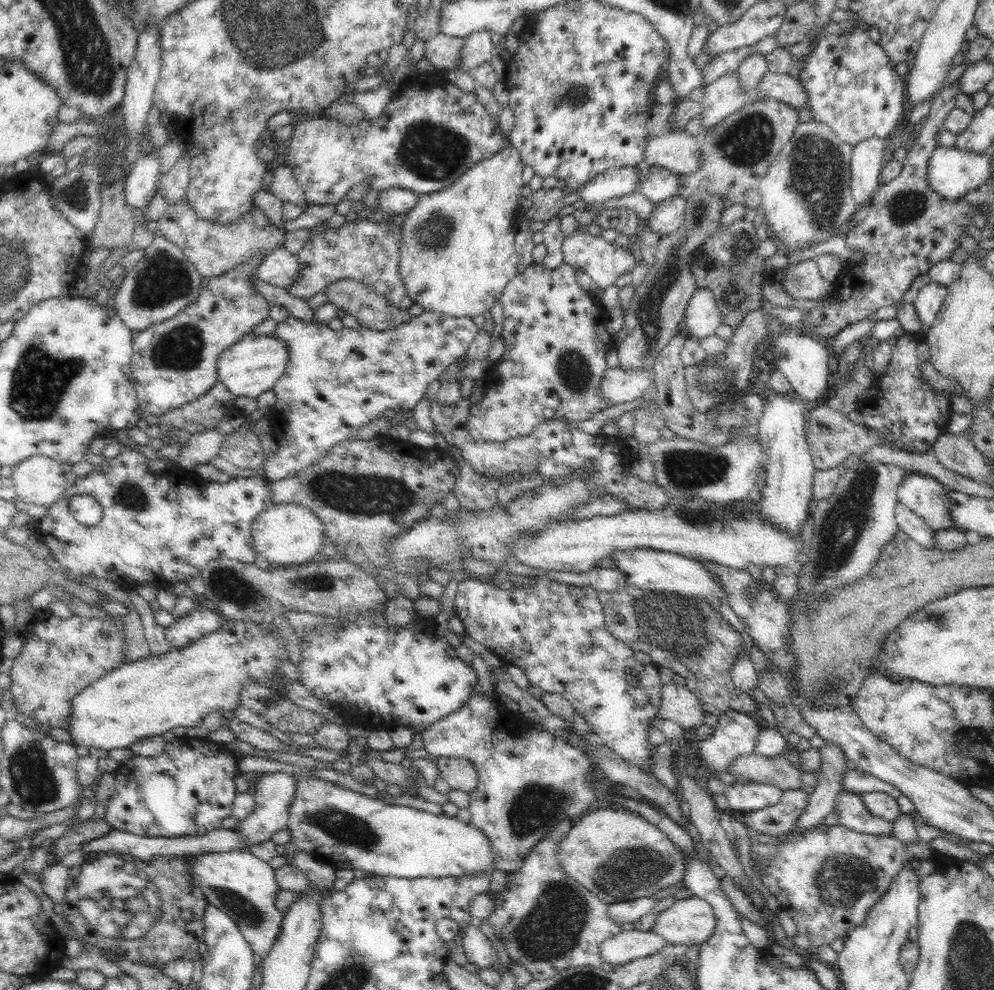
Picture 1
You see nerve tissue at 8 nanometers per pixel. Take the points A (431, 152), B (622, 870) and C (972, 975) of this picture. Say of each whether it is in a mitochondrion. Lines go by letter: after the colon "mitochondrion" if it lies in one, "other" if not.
A: mitochondrion
B: mitochondrion
C: mitochondrion

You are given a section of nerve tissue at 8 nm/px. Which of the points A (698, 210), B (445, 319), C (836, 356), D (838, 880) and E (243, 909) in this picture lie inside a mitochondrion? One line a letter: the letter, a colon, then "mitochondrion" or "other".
A: mitochondrion
B: other
C: other
D: mitochondrion
E: mitochondrion

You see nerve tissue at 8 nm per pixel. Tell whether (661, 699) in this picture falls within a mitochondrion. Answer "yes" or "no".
no

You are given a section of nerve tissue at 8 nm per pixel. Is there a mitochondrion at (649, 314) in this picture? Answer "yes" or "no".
yes

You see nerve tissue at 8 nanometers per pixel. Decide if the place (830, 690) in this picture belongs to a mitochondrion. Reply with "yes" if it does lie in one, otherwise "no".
yes

